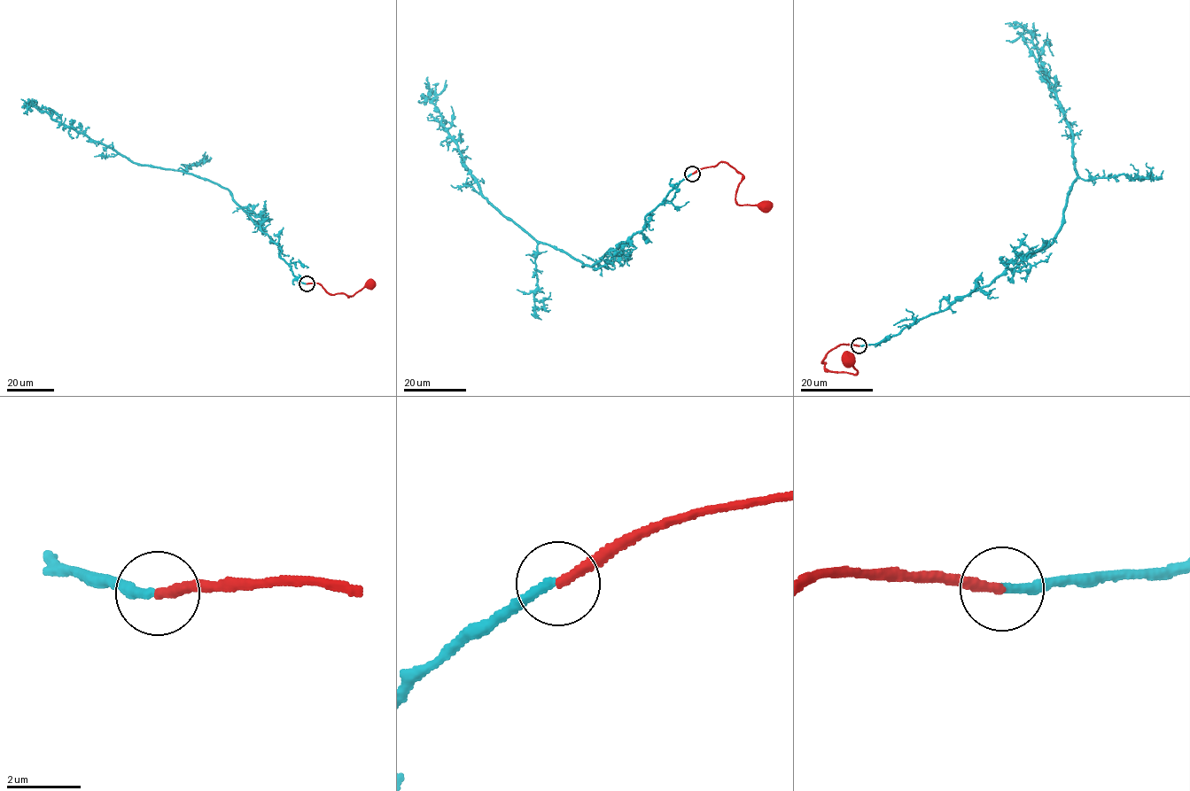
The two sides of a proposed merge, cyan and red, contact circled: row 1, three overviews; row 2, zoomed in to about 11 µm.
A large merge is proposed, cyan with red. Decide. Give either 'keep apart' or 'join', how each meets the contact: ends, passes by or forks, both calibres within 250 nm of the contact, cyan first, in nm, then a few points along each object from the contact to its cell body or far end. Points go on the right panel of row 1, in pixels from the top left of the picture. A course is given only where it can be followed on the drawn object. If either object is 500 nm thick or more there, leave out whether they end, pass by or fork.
join | cyan ends | red ends | 260/240 nm | cyan via (859, 345), (976, 291), (1053, 242), (1061, 227), (1078, 175), (1074, 139), (1031, 34), (1026, 29), (1006, 41) | red via (859, 345), (838, 345), (828, 353), (821, 363), (831, 371), (856, 375), (849, 360)

